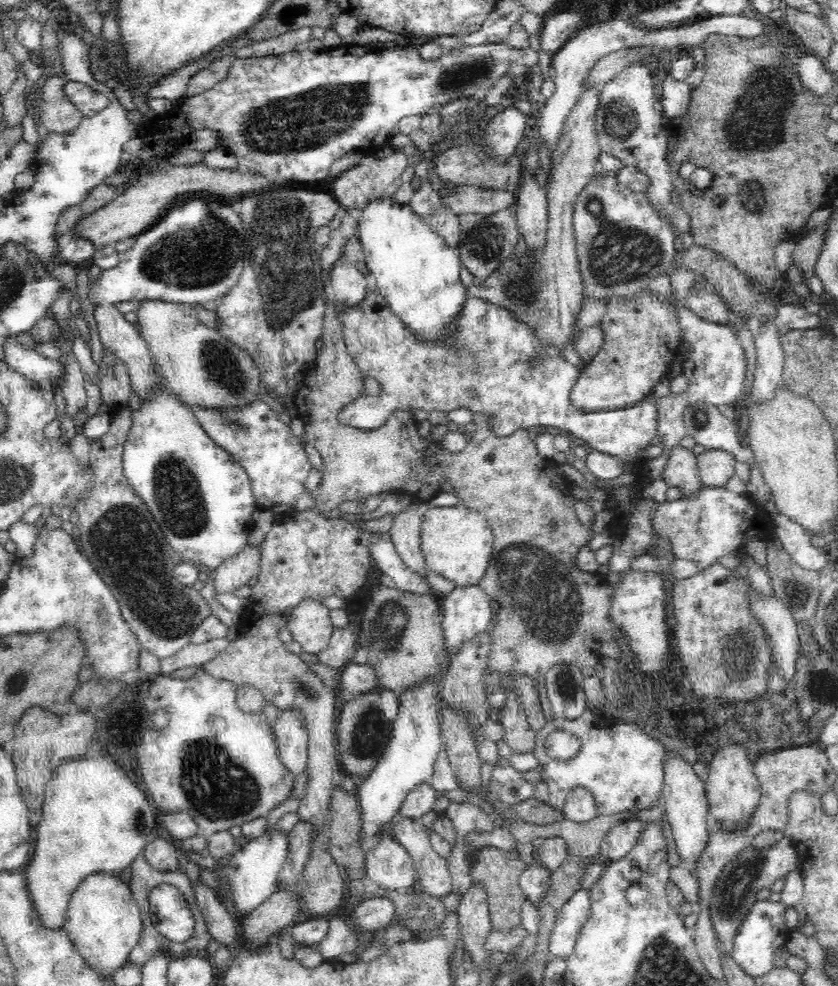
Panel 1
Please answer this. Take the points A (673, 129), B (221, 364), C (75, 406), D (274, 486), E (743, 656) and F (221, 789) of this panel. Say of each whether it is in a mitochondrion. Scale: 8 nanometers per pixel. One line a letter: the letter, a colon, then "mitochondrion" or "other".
A: other
B: mitochondrion
C: other
D: other
E: mitochondrion
F: mitochondrion

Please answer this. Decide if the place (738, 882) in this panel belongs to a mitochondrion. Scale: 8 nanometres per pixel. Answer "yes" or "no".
yes

